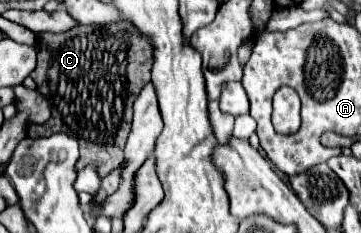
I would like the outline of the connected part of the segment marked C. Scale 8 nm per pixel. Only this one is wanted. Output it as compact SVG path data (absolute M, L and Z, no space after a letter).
M117 21L105 27L77 25L73 27L73 31L65 31L61 35L41 33L39 51L37 51L37 67L33 69L31 77L37 83L37 91L51 105L51 119L43 125L29 123L27 135L31 139L49 137L51 133L73 135L79 143L79 153L81 153L77 161L77 169L83 169L85 165L95 163L99 165L101 177L109 175L125 159L123 149L129 135L129 127L131 127L133 101L143 89L143 85L151 81L151 67L153 67L153 45L149 43L149 39L145 39L145 35L137 31L137 27L133 27L133 23Z

